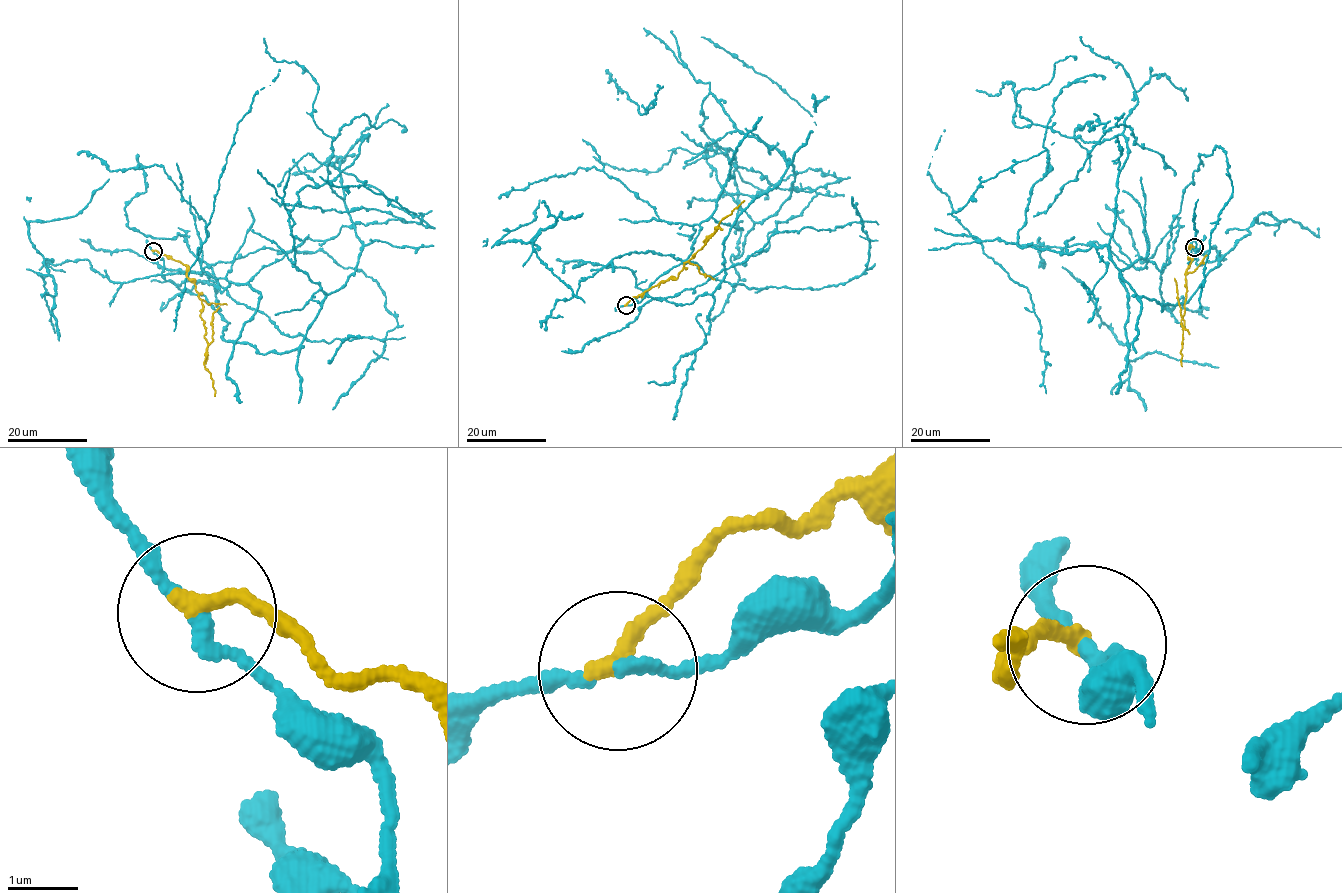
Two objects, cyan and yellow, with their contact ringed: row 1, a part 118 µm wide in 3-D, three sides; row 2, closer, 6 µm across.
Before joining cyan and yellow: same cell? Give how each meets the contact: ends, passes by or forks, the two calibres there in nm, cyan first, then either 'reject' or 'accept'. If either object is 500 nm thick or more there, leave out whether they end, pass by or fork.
cyan passes by; yellow ends there; 160 nm thick on the cyan side, 240 nm on the other; reject

